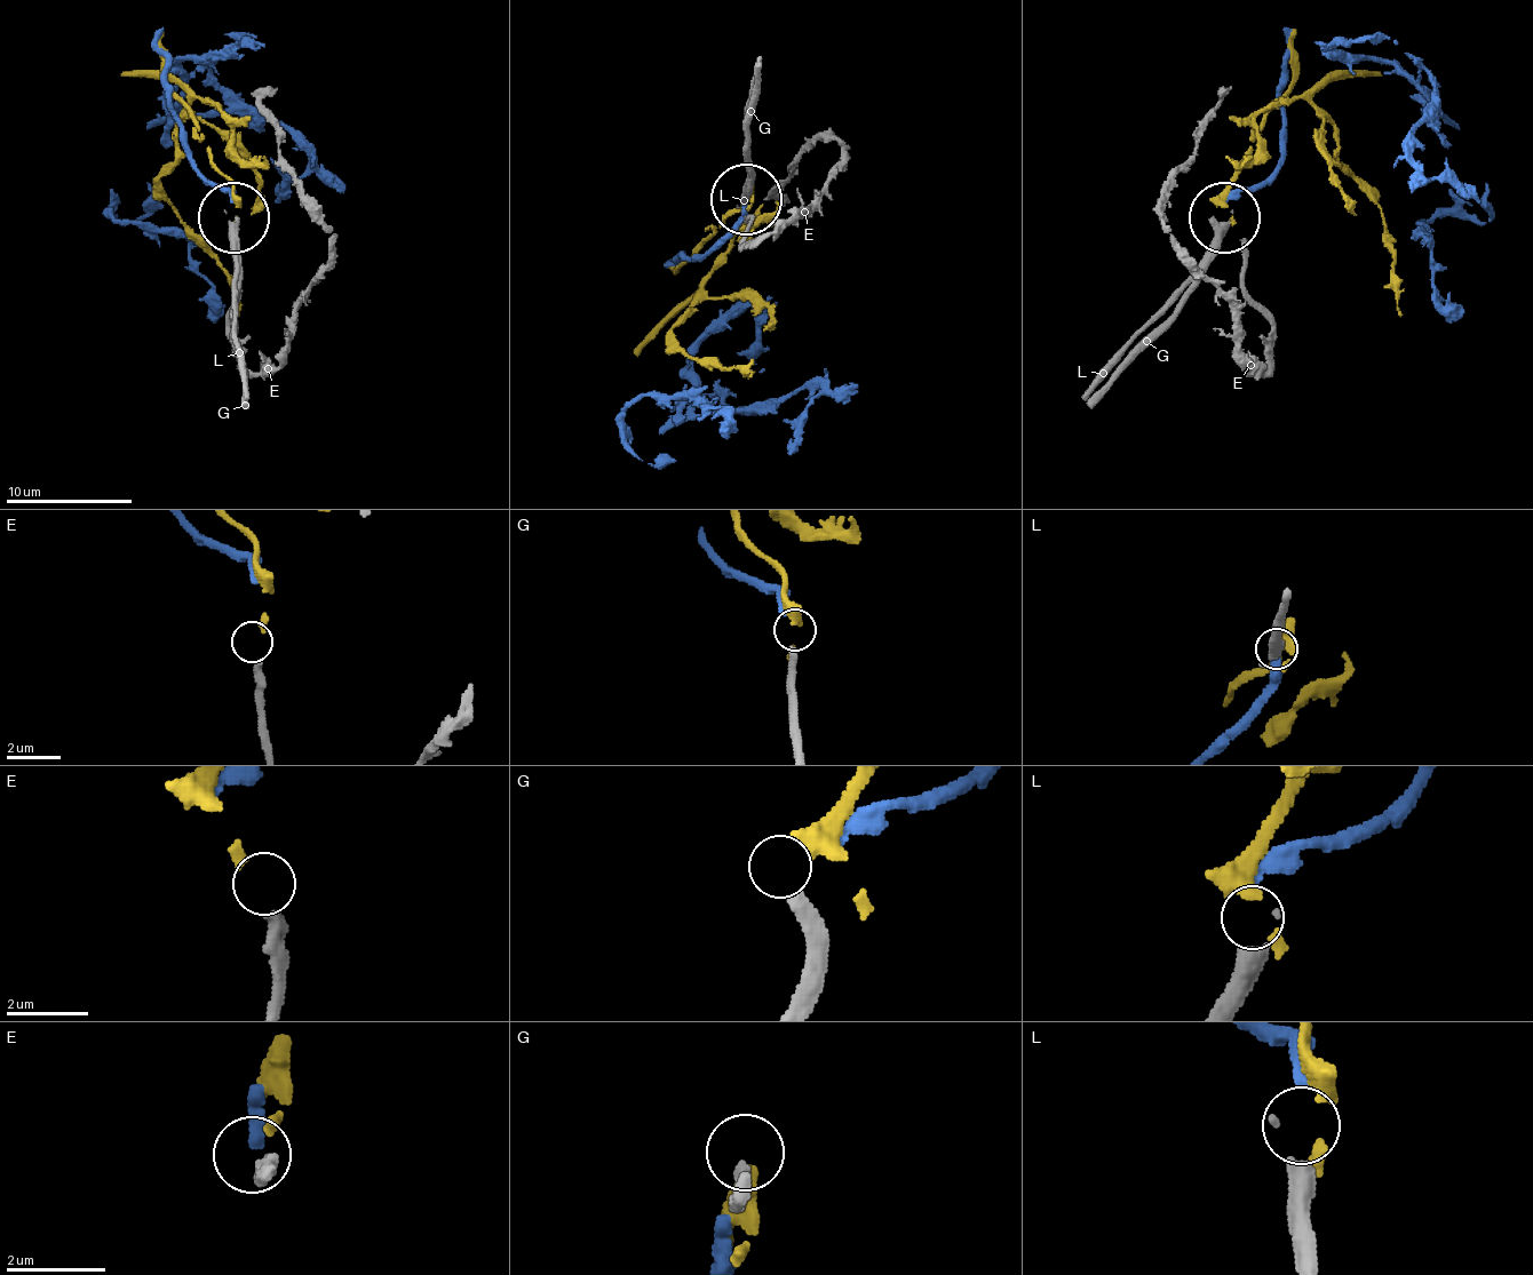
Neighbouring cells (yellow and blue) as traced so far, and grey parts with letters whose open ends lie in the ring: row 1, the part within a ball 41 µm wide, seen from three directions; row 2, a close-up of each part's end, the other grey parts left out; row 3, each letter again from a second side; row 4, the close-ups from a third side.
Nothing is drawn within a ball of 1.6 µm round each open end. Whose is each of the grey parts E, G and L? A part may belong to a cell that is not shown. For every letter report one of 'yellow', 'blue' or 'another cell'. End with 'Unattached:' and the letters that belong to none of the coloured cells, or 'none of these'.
E: yellow
G: another cell
L: blue
Unattached: G

